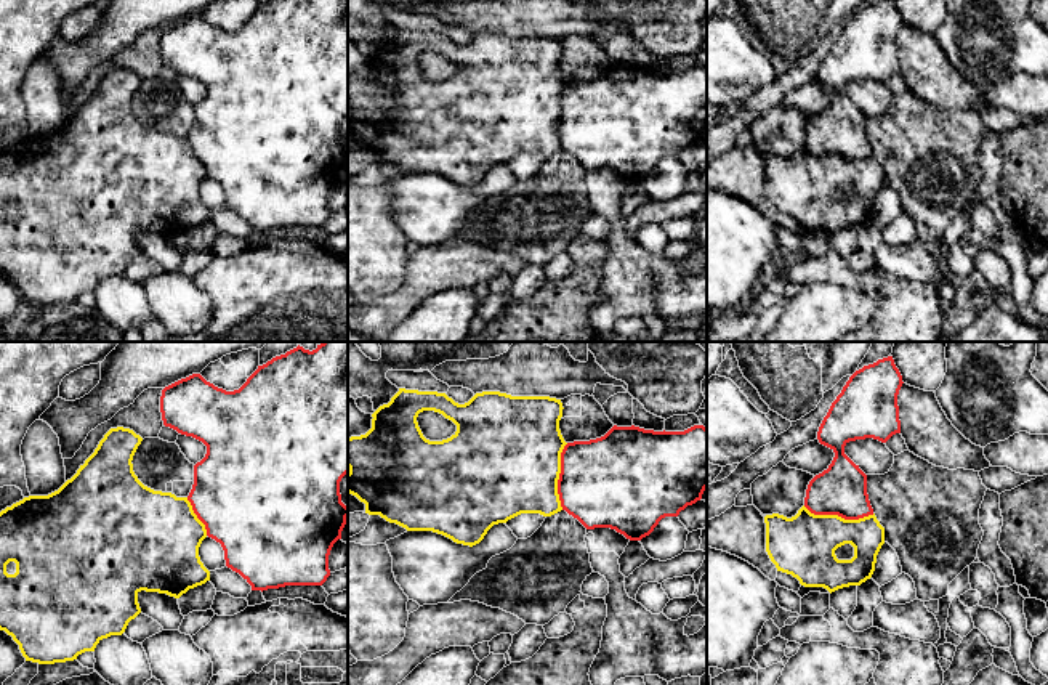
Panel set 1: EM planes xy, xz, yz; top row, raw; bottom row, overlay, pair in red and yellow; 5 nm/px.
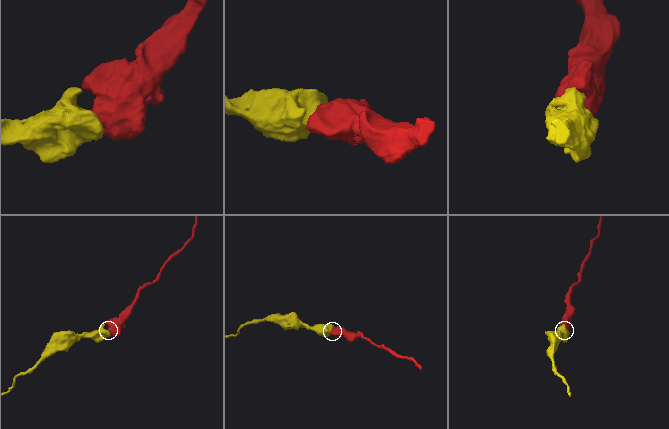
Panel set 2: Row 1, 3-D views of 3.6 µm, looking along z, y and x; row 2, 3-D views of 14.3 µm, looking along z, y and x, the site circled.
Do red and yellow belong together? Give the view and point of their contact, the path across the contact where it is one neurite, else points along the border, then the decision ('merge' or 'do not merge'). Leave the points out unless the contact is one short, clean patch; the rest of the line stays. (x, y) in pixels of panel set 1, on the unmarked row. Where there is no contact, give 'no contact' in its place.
contact yz (838, 156); border yz (803, 146), (814, 154), (837, 154), (845, 159), (874, 154); do not merge

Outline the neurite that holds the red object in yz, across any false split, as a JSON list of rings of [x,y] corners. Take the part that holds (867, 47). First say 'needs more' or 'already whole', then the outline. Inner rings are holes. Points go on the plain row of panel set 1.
already whole; [[[878,0],[849,18],[817,72],[819,83],[830,88],[835,98],[828,109],[816,116],[808,125],[804,148],[811,154],[838,156],[844,160],[873,156],[867,135],[867,116],[844,95],[844,87],[849,82],[865,79],[886,83],[893,75],[901,74],[897,35],[902,24],[902,16],[894,0]]]

